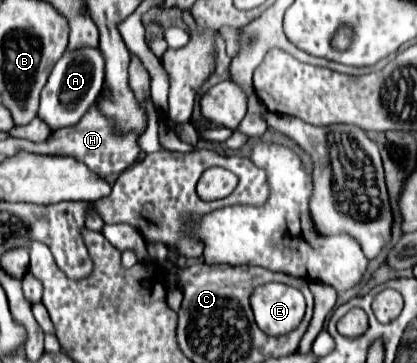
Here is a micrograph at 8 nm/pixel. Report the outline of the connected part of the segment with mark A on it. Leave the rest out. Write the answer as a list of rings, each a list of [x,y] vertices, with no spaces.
[[[85,48],[77,52],[65,52],[55,64],[41,92],[39,118],[51,128],[51,132],[75,126],[97,100],[101,86],[103,86],[103,56],[99,50]]]

